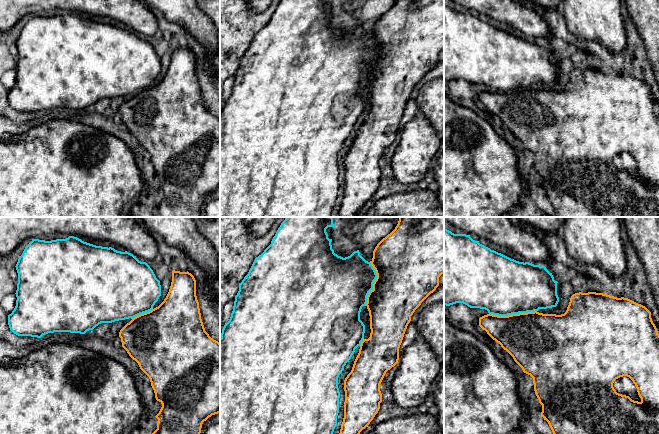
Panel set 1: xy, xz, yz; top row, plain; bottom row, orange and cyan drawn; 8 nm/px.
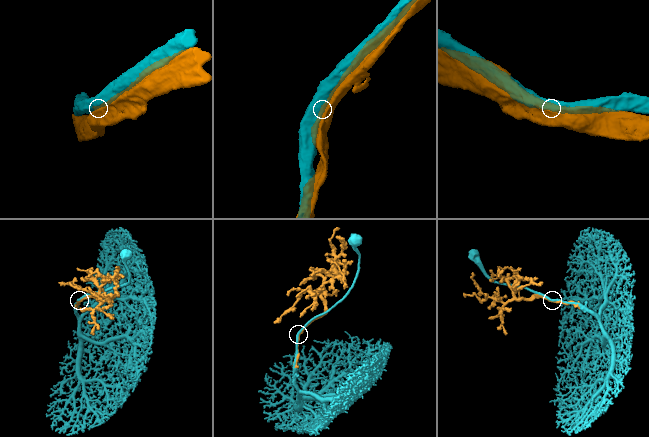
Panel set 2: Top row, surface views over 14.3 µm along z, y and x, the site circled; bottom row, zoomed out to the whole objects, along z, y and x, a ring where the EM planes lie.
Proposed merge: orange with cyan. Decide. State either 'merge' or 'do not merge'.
merge

